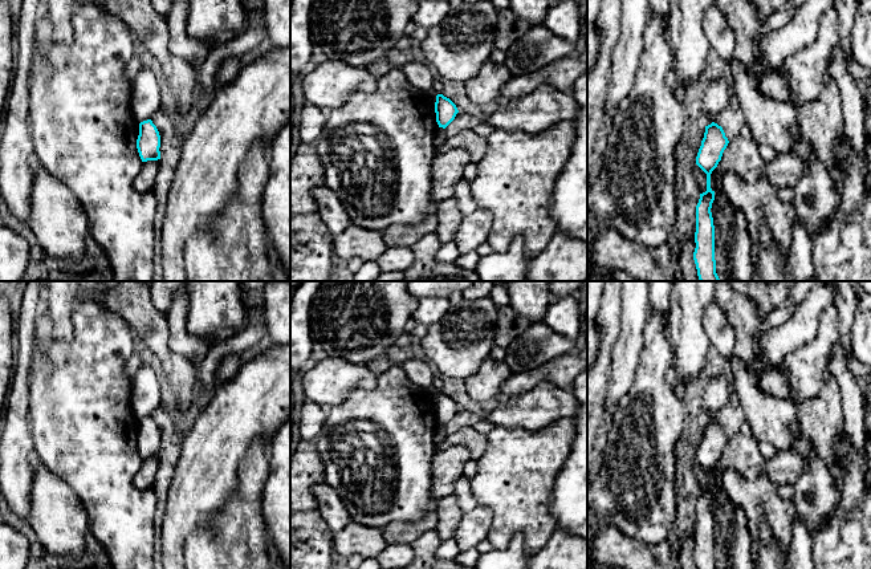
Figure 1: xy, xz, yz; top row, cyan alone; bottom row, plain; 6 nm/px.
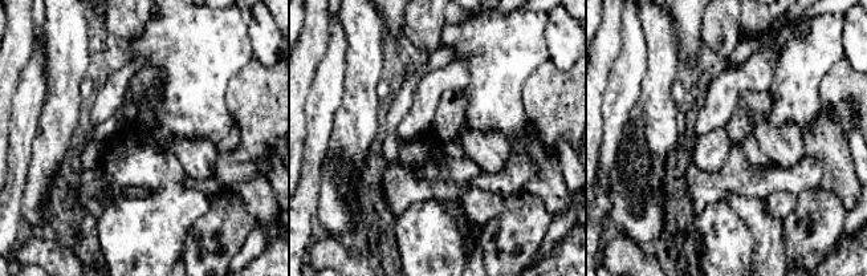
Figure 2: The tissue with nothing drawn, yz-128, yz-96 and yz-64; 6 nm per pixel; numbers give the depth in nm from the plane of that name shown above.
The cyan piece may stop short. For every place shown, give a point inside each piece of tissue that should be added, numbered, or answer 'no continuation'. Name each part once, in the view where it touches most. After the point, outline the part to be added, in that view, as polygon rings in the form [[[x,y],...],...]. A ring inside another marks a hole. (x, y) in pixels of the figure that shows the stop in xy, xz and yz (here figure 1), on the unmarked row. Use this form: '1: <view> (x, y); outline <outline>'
no continuation

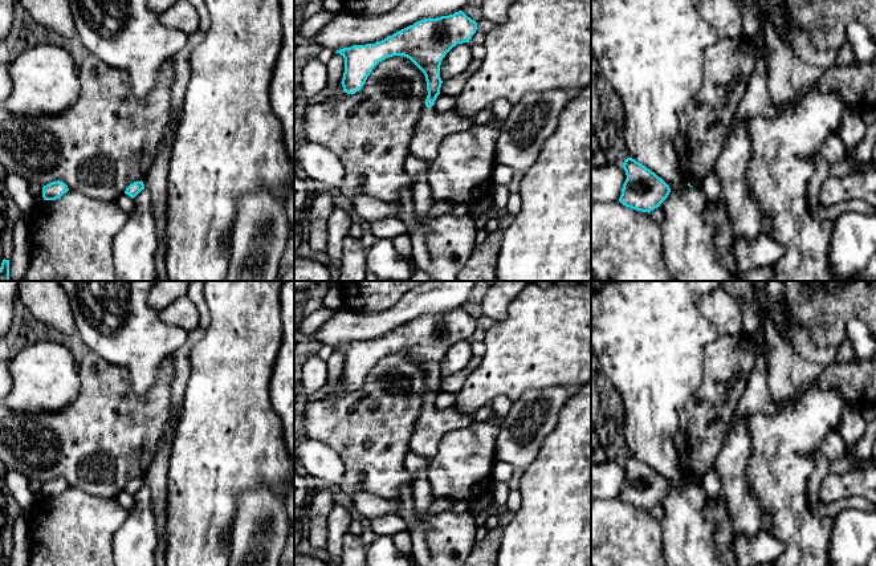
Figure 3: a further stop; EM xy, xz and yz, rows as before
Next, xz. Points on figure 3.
1: xz (432, 424); outline [[[425,403],[416,420],[410,449],[429,461],[445,433],[468,427],[472,422],[472,415],[460,414],[455,407],[437,410],[433,403]]]

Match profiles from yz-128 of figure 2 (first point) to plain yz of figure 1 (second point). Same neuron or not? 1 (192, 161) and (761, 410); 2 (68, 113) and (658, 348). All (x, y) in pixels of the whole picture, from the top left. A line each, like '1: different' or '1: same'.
1: same
2: same

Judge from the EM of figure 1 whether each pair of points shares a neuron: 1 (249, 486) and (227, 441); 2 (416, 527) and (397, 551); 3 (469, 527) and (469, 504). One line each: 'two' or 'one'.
1: two
2: two
3: two

